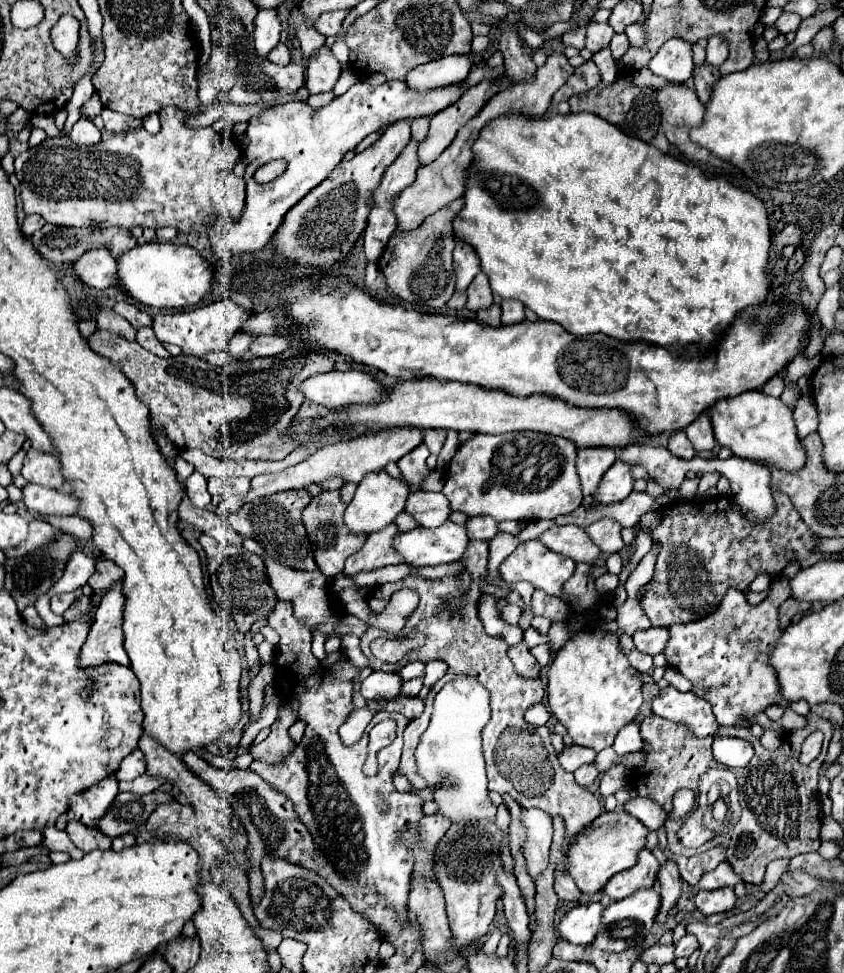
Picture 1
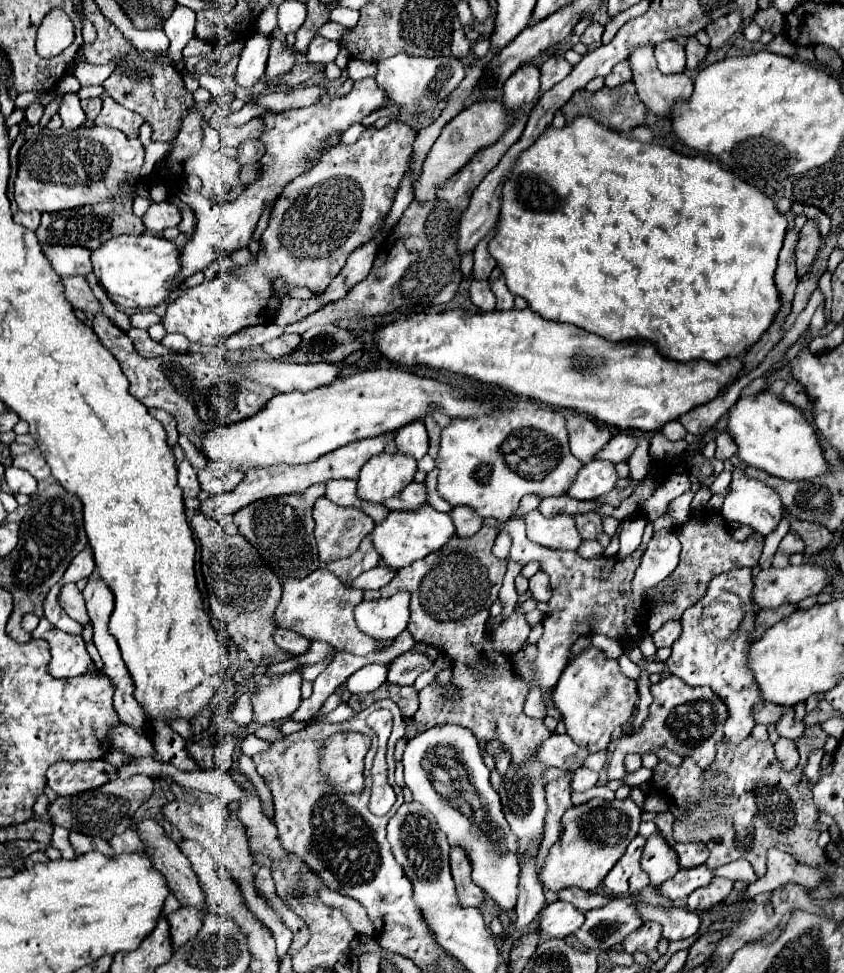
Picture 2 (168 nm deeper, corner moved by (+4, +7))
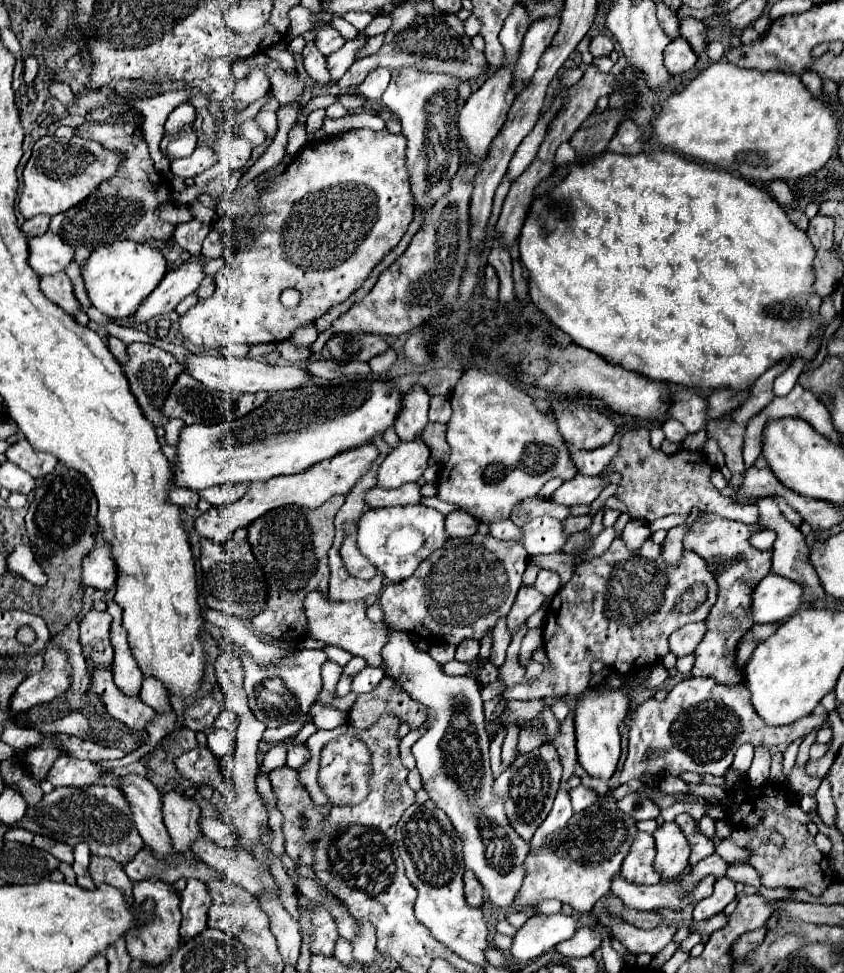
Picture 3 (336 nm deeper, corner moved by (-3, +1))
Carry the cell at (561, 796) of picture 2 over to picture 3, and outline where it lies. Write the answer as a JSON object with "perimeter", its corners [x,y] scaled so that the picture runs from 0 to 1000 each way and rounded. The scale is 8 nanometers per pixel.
{"perimeter":[[[678,733],[671,737],[671,741],[664,745],[664,755],[656,762],[656,768],[661,770],[668,797],[664,801],[664,809],[673,809],[673,801],[680,797],[680,790],[685,786],[685,776],[682,776],[682,757],[680,757],[680,741]]]}

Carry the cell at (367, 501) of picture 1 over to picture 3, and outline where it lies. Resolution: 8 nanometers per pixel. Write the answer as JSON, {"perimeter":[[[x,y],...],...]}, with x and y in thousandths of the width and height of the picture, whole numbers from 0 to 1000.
{"perimeter":[[[474,455],[464,466],[453,474],[445,488],[445,498],[455,503],[472,503],[481,496],[495,494],[507,480],[505,474],[509,461],[505,455]]]}

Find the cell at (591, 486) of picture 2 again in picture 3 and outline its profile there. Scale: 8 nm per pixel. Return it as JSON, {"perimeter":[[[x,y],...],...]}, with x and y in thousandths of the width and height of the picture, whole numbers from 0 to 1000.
{"perimeter":[[[682,488],[675,494],[668,494],[666,501],[661,501],[656,505],[656,509],[652,511],[659,517],[666,519],[699,519],[704,513],[709,513],[709,509],[713,507],[713,503],[720,498],[720,490],[716,488]]]}

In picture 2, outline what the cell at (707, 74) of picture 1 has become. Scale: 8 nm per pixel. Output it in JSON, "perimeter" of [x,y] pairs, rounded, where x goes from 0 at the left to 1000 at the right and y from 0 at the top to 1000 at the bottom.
{"perimeter":[[[823,36],[821,38],[814,38],[812,52],[814,52],[814,71],[826,71],[831,67],[831,63],[835,61],[835,57],[838,57],[838,48],[833,48],[823,40]]]}

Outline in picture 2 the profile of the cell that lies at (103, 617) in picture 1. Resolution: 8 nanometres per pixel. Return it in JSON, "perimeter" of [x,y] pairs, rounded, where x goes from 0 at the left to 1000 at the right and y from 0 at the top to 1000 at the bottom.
{"perimeter":[[[53,634],[46,638],[39,655],[53,657],[60,663],[60,679],[56,690],[60,690],[60,696],[65,698],[84,698],[98,694],[105,681],[110,681],[98,655],[89,655],[65,646]]]}

